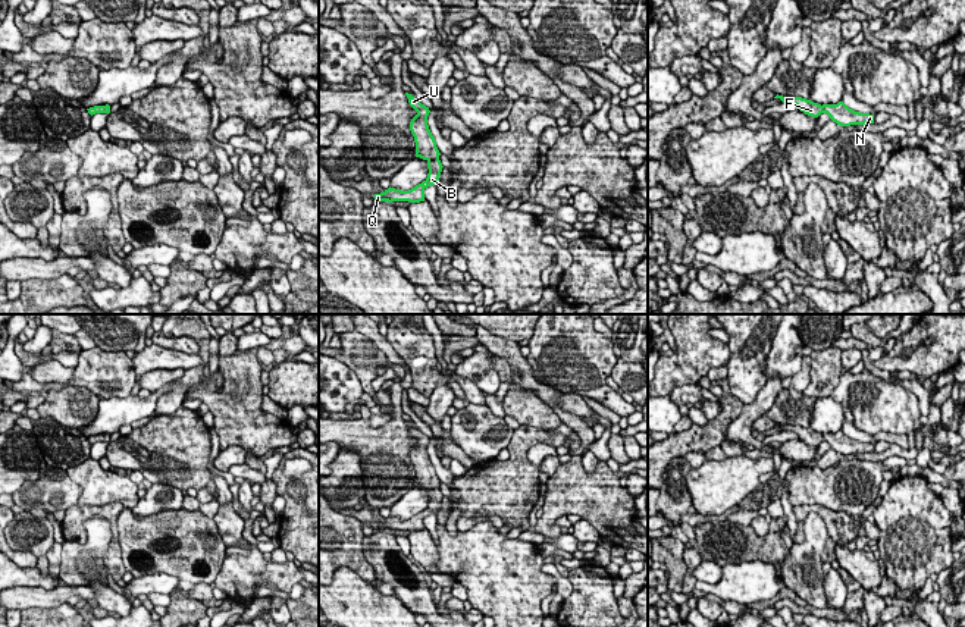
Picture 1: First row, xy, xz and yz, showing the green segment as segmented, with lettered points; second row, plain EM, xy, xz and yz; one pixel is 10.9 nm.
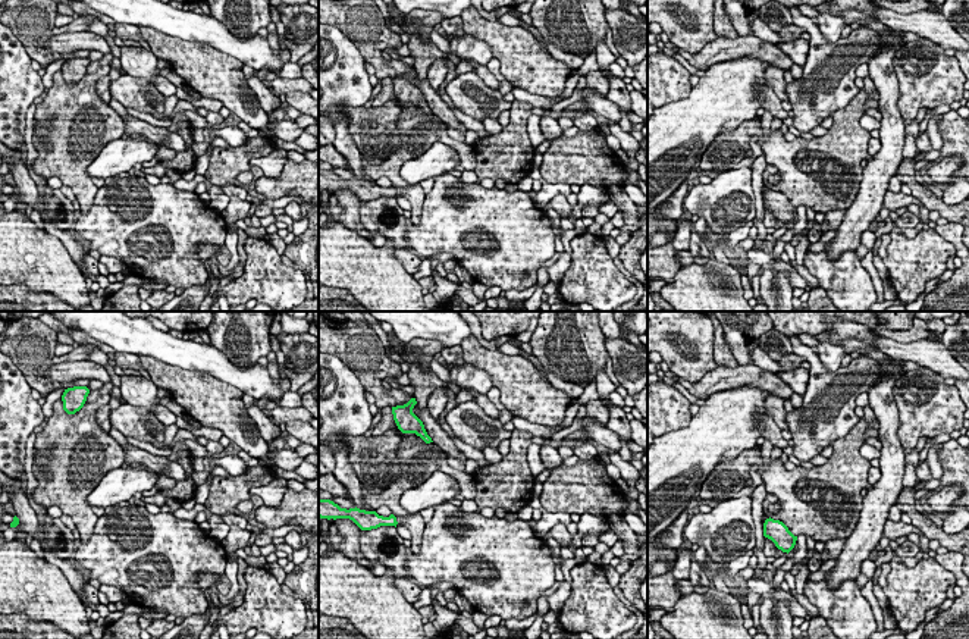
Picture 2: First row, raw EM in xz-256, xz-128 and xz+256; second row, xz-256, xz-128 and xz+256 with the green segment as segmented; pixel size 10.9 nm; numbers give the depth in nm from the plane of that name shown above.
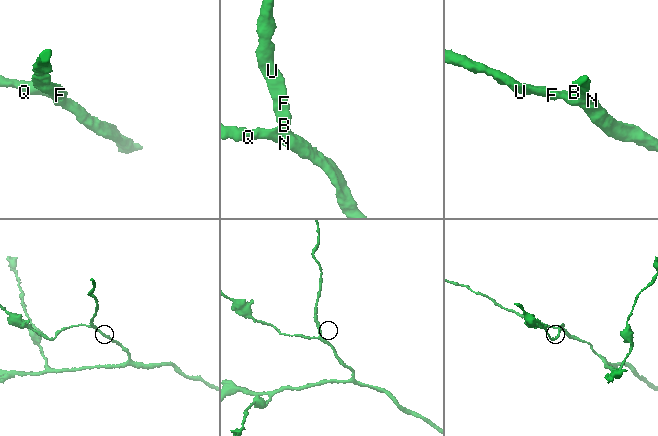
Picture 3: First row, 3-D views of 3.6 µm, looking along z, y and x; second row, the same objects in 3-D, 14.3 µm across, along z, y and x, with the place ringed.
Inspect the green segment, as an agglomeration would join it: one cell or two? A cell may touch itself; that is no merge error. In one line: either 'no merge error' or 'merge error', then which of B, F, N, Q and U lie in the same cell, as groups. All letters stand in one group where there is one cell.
no merge error | B F N Q U

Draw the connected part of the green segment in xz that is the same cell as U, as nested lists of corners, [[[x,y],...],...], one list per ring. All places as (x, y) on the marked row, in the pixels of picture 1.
[[[405,93],[410,106],[417,112],[417,115],[410,122],[410,131],[416,142],[416,157],[427,162],[427,178],[408,191],[401,191],[395,188],[388,188],[380,194],[375,194],[375,201],[408,201],[420,203],[424,201],[424,189],[430,185],[436,185],[442,172],[442,163],[439,160],[439,150],[436,141],[429,129],[427,116],[430,113],[429,107],[422,104],[416,97]]]

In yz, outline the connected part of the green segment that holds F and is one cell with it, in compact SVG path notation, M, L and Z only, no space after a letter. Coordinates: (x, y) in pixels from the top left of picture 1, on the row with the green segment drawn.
M777 94L774 98L780 98L783 103L793 103L800 112L812 117L827 113L830 119L840 126L874 123L874 115L855 112L843 101L821 106L802 97L783 97Z

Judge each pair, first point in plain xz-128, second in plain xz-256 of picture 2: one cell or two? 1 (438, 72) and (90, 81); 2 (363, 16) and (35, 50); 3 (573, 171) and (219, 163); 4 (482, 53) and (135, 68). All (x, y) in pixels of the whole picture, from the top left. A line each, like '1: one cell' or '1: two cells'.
1: two cells
2: one cell
3: one cell
4: one cell

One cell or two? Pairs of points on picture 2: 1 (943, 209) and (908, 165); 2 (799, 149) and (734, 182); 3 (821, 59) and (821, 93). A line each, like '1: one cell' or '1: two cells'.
1: one cell
2: two cells
3: one cell

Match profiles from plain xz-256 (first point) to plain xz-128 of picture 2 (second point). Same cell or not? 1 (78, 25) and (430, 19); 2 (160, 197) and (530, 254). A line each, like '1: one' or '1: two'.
1: one
2: one

